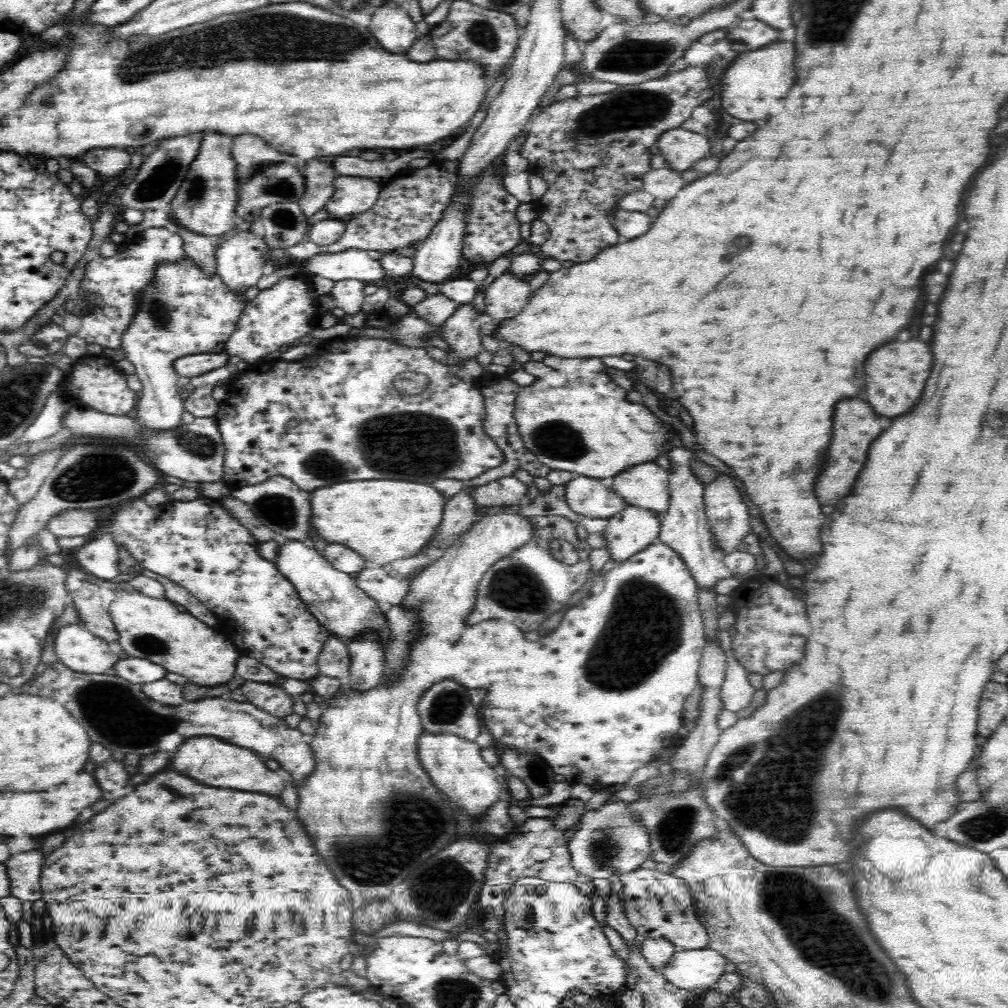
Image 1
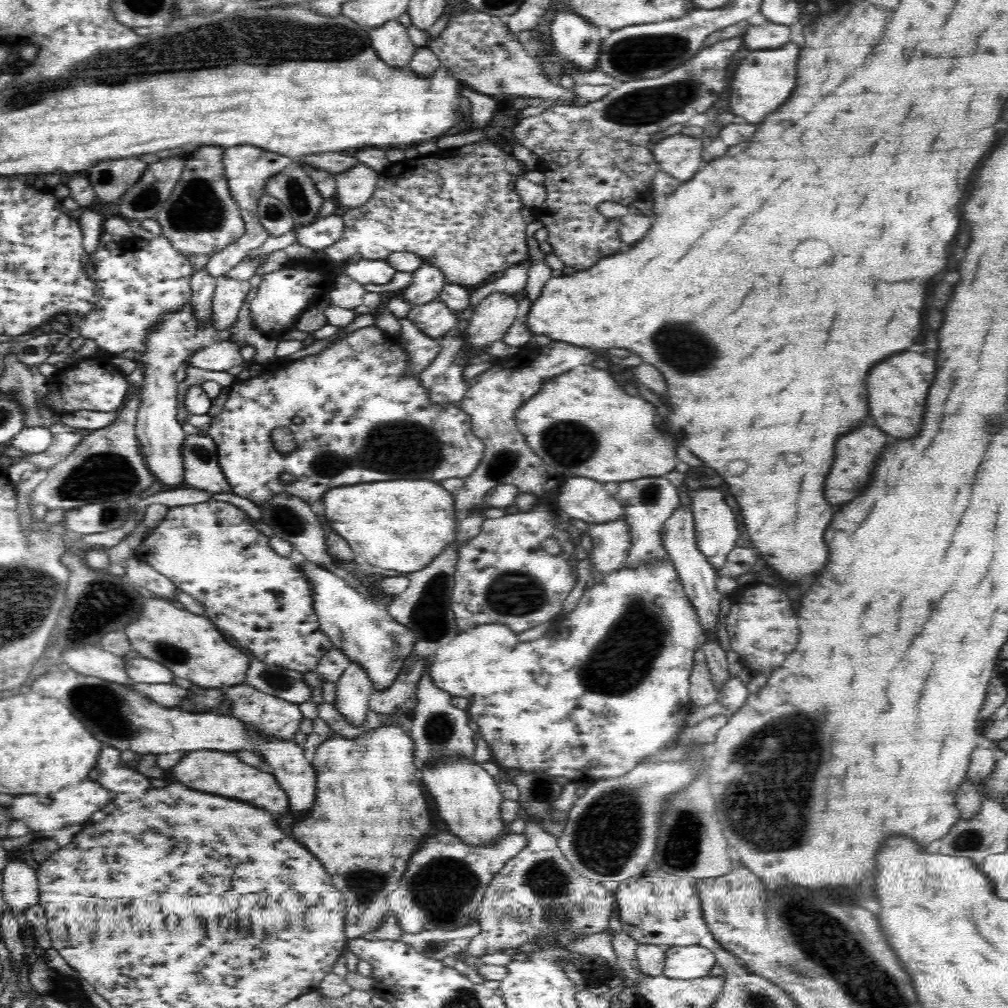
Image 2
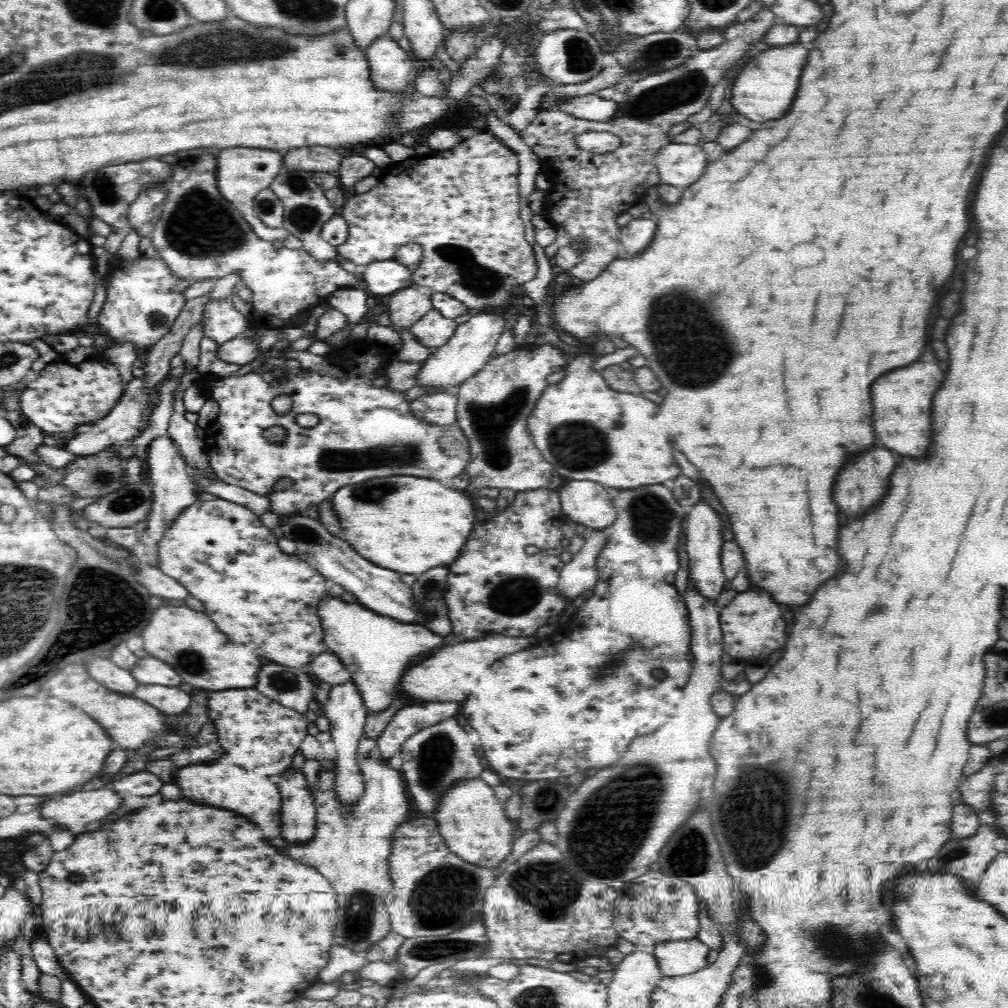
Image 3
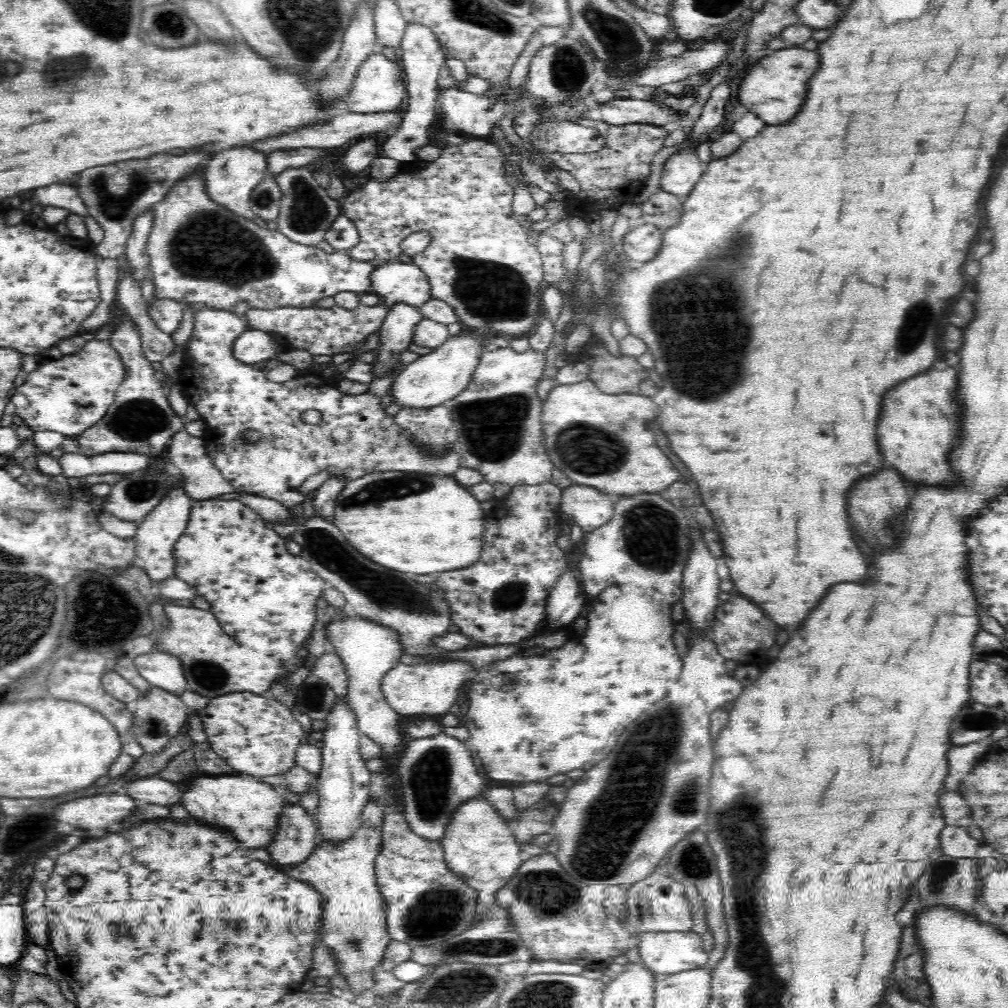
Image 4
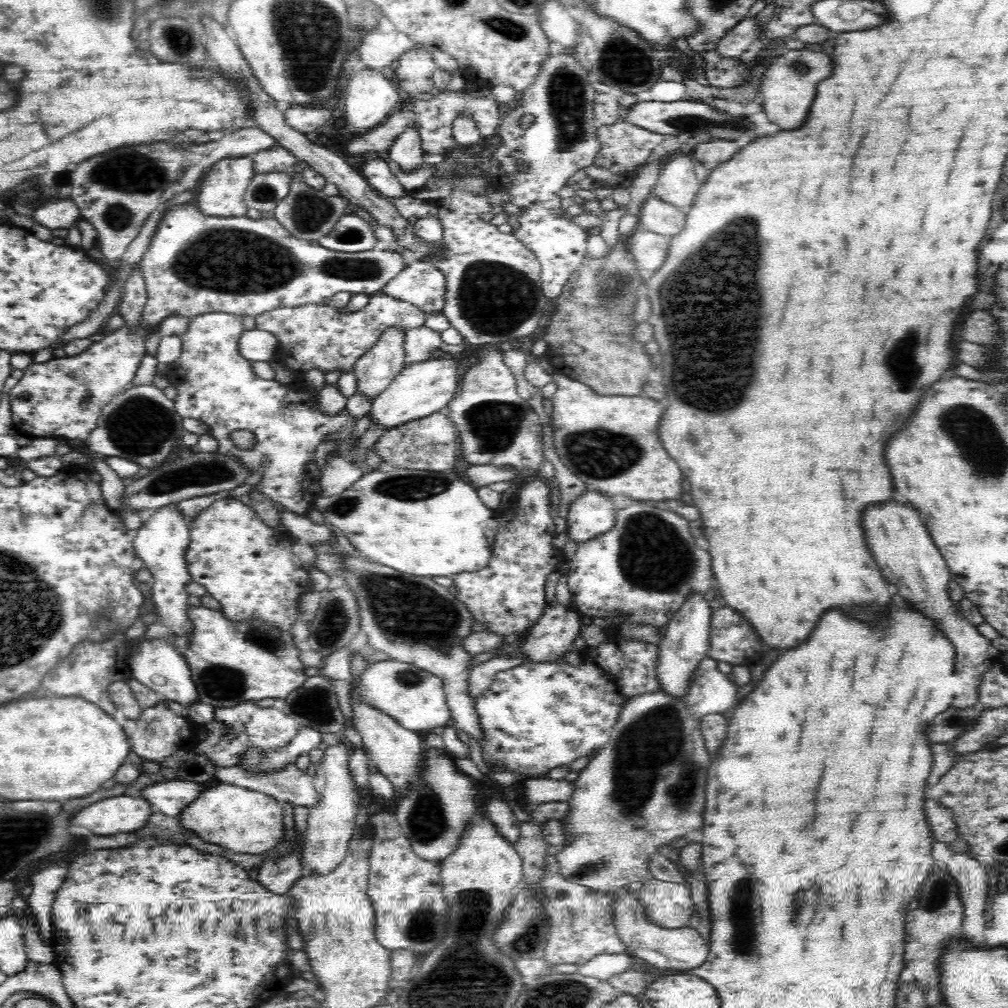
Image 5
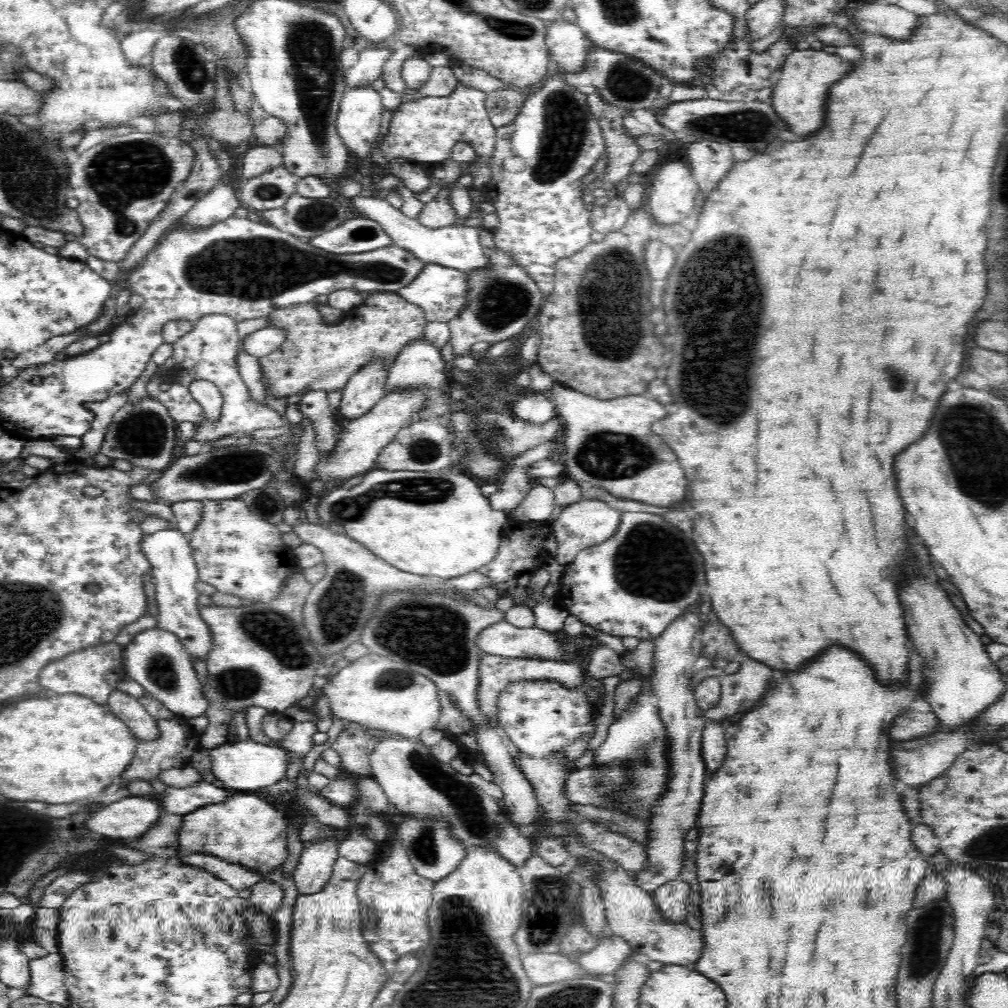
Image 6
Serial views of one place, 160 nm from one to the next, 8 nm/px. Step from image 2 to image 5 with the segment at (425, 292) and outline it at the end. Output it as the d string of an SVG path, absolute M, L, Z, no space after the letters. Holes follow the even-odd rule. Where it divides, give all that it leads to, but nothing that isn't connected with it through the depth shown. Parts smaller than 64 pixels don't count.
M402 327L387 328L378 342L354 363L352 371L357 378L356 392L374 400L388 388L394 377L405 367L406 333Z

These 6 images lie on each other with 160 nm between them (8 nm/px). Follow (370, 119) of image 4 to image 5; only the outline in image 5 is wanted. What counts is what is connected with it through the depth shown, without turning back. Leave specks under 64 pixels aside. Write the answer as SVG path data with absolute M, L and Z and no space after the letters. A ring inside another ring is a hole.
M250 126L242 130L234 130L234 134L222 136L218 142L208 142L200 146L188 146L188 148L176 148L168 144L152 144L152 146L136 146L136 148L118 148L116 152L106 152L104 156L96 156L92 160L86 160L84 164L78 164L72 172L70 184L72 184L72 200L78 204L82 220L92 224L97 231L96 248L108 258L109 261L120 260L126 248L138 236L146 220L164 202L170 201L183 191L190 191L198 180L205 177L211 167L226 158L247 157L261 151L268 151L276 147L276 139L268 134L268 131L260 127Z

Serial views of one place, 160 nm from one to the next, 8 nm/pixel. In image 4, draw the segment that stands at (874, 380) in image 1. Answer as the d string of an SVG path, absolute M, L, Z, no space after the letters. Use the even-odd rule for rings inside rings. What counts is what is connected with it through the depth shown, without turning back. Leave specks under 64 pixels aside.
M952 367L945 370L928 370L910 380L898 382L884 394L880 420L878 420L878 446L886 456L886 464L896 468L908 482L916 484L954 484L952 466L948 464L948 450L958 436L961 408L957 404L958 372Z

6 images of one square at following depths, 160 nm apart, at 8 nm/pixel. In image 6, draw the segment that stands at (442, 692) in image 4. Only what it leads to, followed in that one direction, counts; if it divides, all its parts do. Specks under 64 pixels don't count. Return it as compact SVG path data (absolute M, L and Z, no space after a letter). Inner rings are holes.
M369 653L333 676L322 688L328 698L332 717L343 722L357 722L362 730L375 735L379 732L400 734L417 740L422 730L436 728L440 711L439 689L428 677L408 670L408 662L398 656L385 658Z

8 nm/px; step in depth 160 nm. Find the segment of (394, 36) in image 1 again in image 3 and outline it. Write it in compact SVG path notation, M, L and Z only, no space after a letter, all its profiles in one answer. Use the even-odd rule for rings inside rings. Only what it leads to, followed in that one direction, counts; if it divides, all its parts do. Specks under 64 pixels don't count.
M388 37L376 38L365 49L374 84L386 92L404 92L417 68L408 51Z

